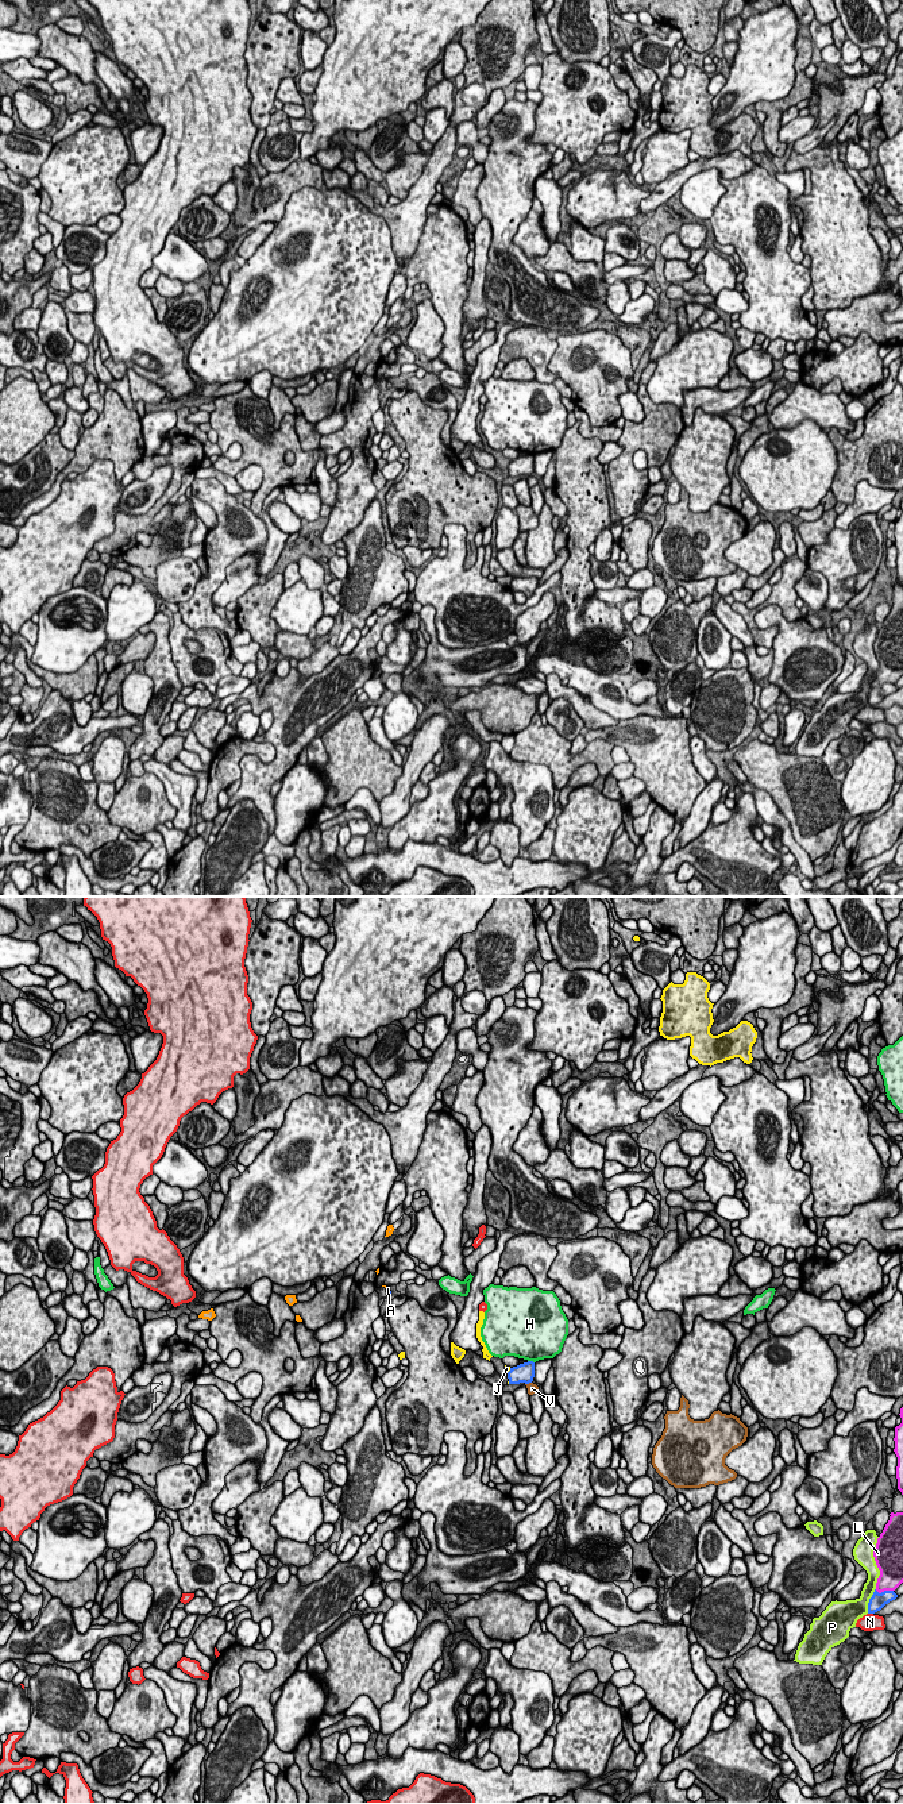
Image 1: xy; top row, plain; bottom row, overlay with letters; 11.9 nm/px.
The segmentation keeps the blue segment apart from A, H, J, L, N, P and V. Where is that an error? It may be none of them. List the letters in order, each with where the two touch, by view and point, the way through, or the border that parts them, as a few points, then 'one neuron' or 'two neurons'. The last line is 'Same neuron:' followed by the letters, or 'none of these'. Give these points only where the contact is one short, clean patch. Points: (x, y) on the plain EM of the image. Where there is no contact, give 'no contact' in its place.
A: contact xy (388, 385); way xy (389, 385), (388, 385), (388, 381); one neuron
H: contact xy (531, 454); two neurons
J: contact xy (509, 463); two neurons
L: contact xy (884, 683); two neurons
N: contact xy (871, 705); two neurons
P: contact xy (869, 693); two neurons
V: contact xy (528, 475); two neurons
Same neuron: A

